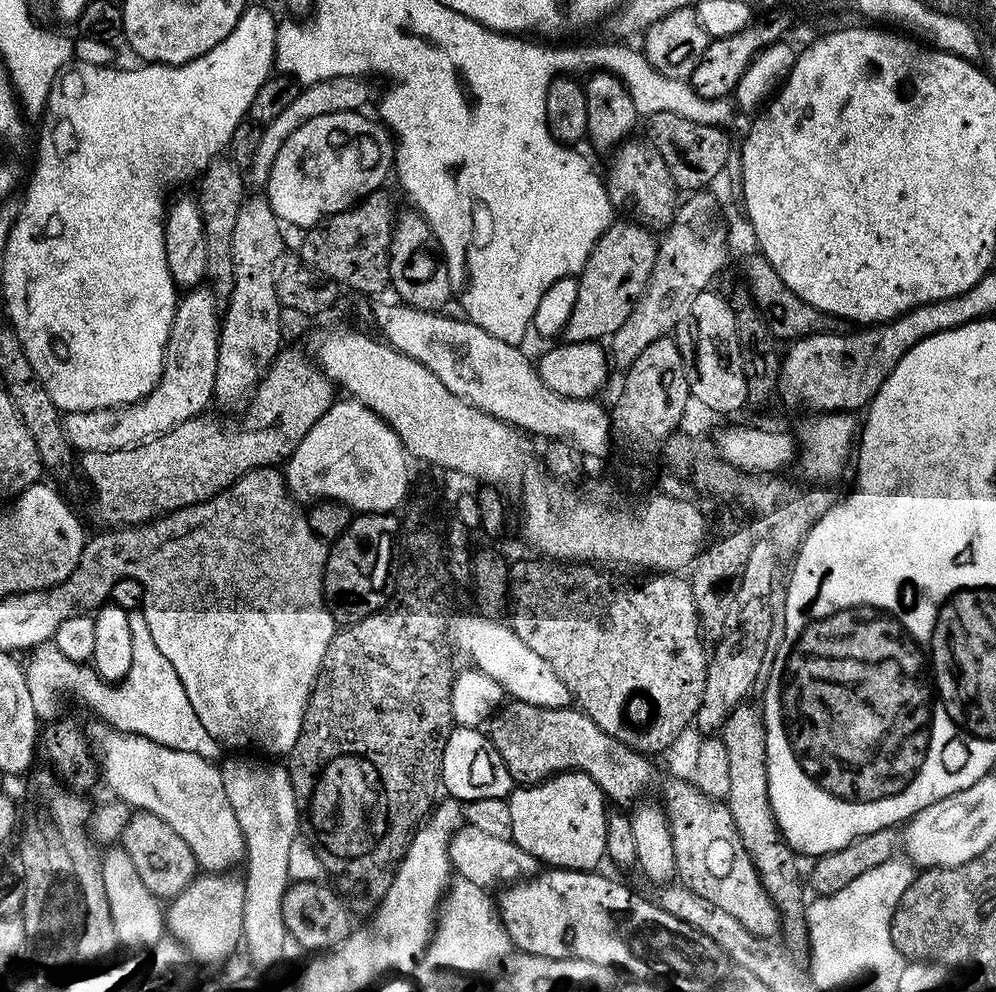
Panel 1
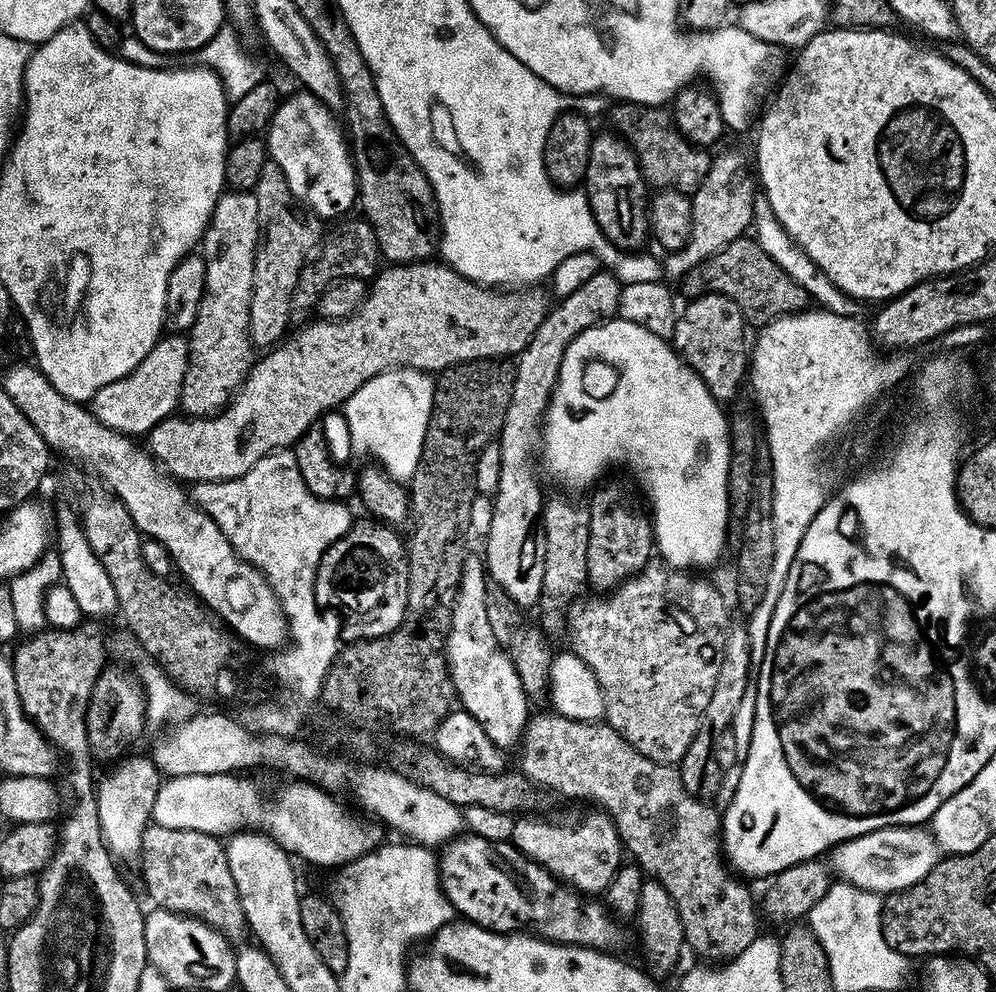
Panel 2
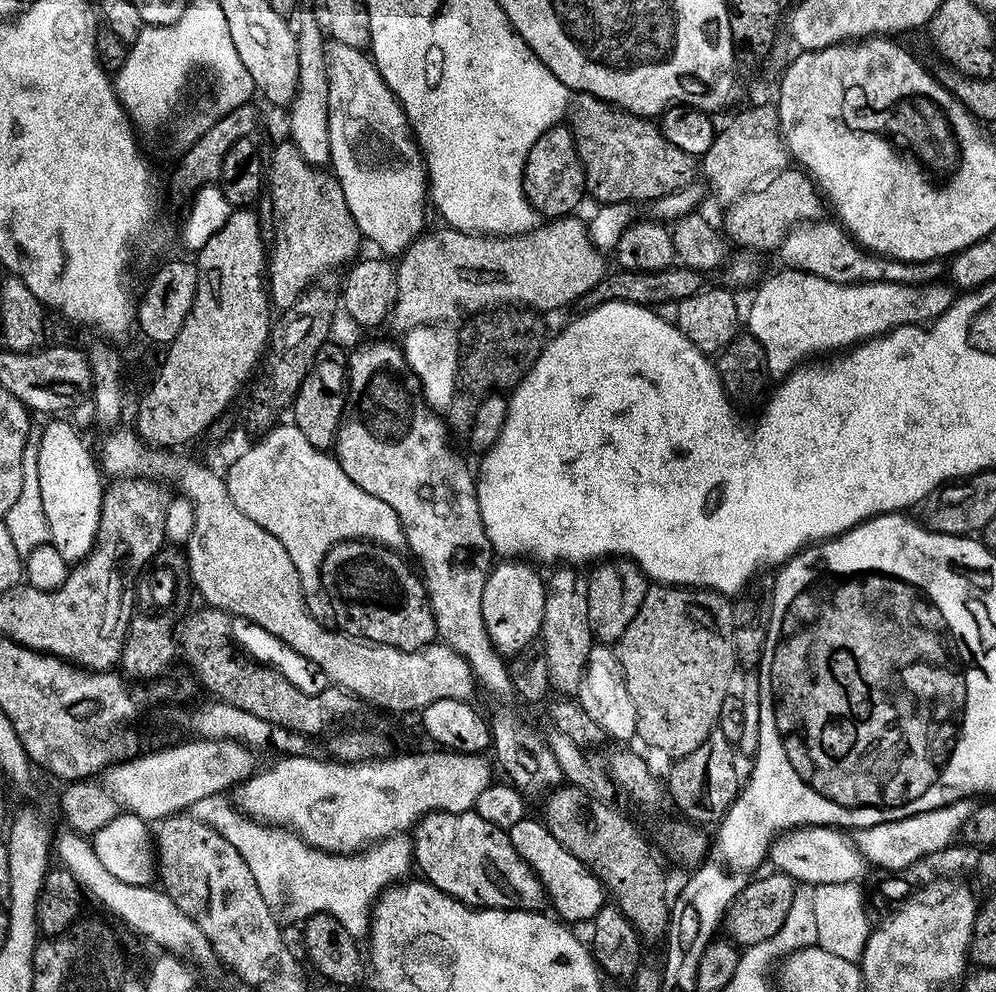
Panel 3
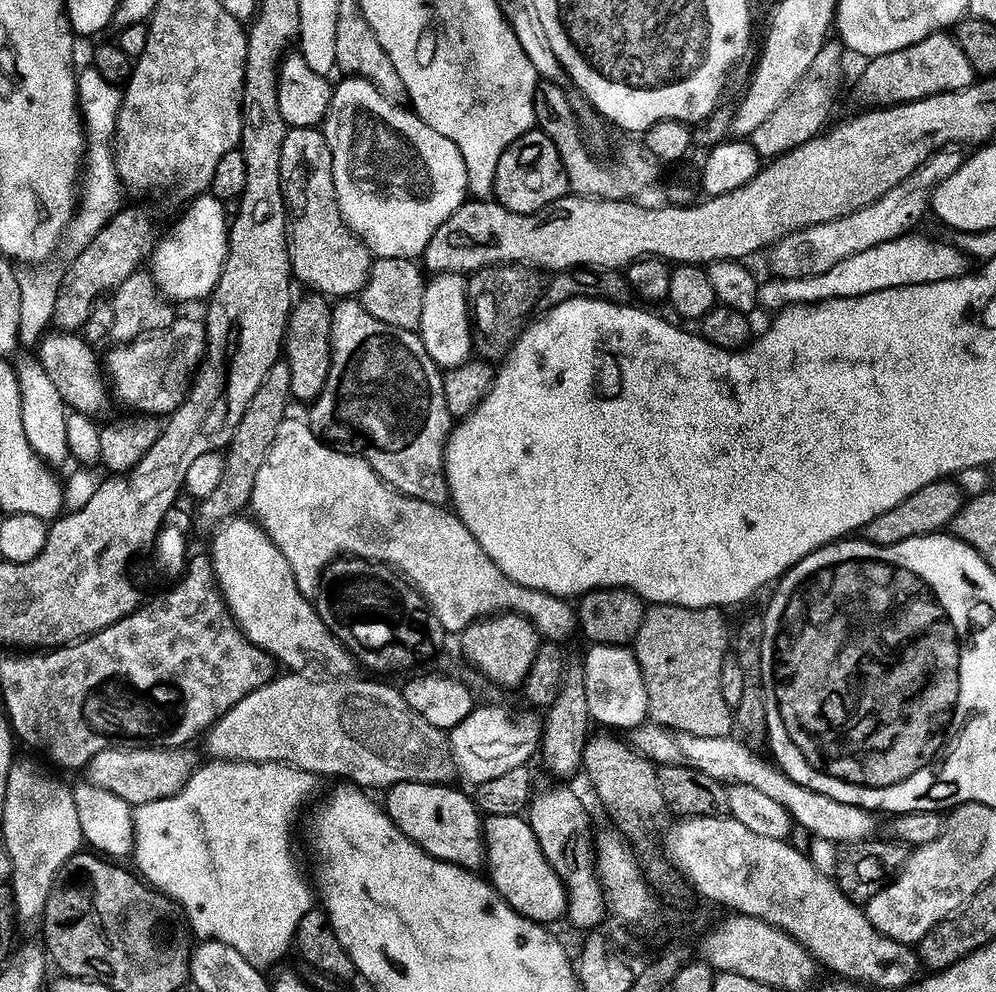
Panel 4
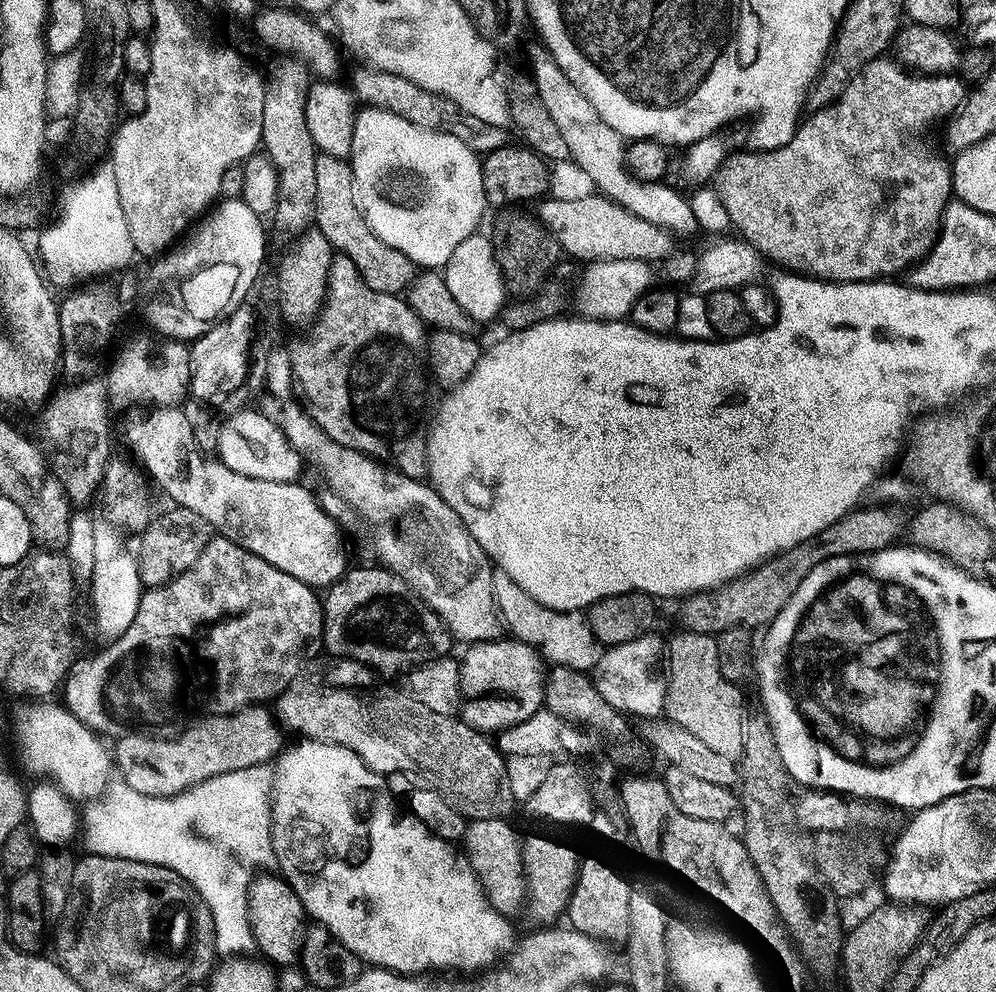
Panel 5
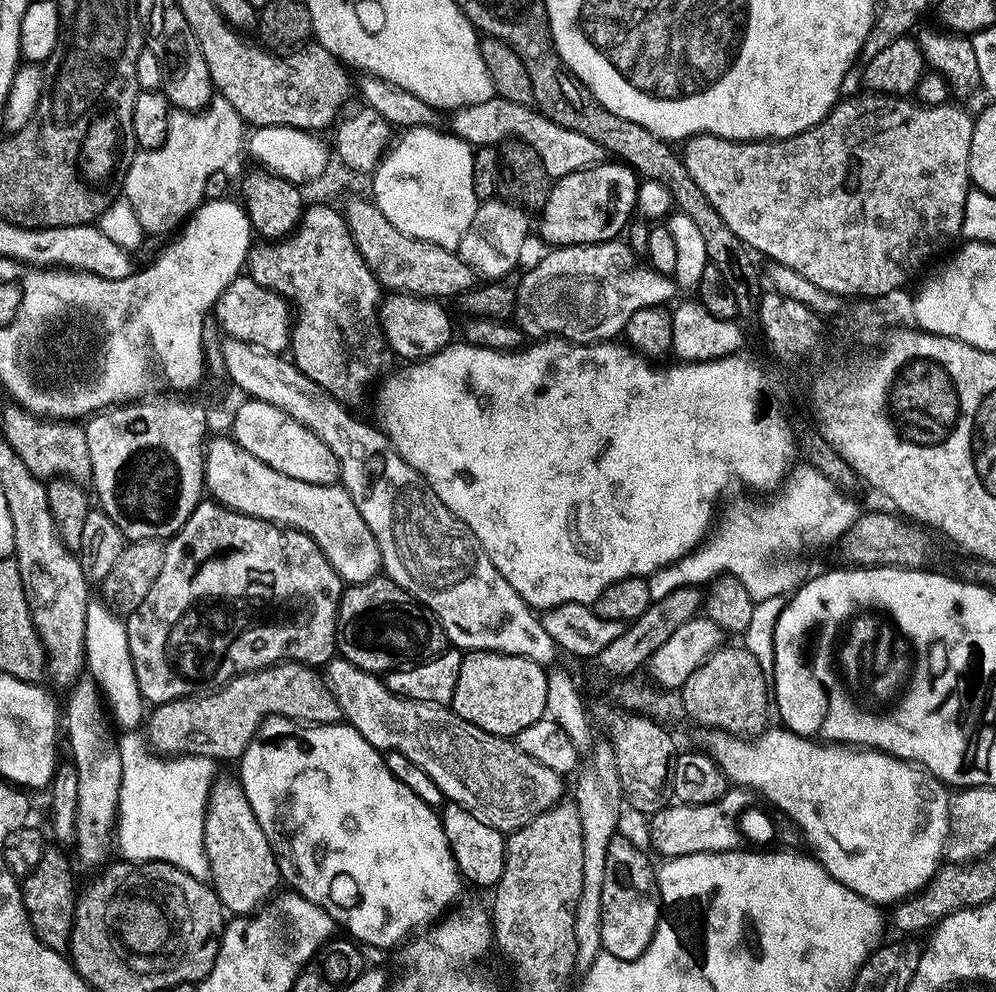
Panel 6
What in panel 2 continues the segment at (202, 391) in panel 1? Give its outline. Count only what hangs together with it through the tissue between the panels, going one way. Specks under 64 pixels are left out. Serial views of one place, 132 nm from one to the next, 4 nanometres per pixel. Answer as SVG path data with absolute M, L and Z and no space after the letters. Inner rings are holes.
M164 334L160 341L138 362L126 376L110 386L102 386L90 401L92 417L111 432L120 432L133 438L147 437L154 426L158 426L180 408L182 382L186 378L188 365L188 337L184 334Z

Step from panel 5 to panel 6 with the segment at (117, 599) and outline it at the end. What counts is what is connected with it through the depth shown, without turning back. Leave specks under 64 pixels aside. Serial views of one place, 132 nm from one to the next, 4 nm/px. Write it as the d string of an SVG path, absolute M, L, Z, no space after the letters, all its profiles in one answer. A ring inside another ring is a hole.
M98 598L89 599L87 604L84 652L87 673L100 689L113 723L124 732L139 729L146 716L146 702L130 658L127 623L105 601Z

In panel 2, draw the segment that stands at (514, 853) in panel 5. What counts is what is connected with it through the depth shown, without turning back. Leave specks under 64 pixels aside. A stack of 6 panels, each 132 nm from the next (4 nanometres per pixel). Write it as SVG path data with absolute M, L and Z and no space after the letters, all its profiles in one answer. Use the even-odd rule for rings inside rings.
M592 810L581 820L572 820L568 828L560 824L547 824L536 818L520 818L512 831L511 843L518 851L541 864L561 884L588 898L599 897L608 889L614 874L624 862L624 847L617 833L616 824L606 812Z

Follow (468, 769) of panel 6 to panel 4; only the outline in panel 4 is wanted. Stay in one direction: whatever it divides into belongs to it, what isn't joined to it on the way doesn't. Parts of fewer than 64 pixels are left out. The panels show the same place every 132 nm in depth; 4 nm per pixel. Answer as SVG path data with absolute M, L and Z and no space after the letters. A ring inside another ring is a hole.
M299 669L286 672L276 677L269 683L263 684L256 691L251 691L246 698L236 703L223 716L215 721L211 728L205 733L206 750L214 760L240 760L240 761L281 761L293 768L312 772L317 776L340 776L348 778L353 785L357 787L373 790L380 788L386 790L390 784L396 784L399 781L426 781L428 783L445 783L449 781L450 774L453 775L453 767L450 761L449 741L445 731L438 727L430 725L417 711L411 710L407 706L403 693L398 689L382 682L372 682L362 680L358 676L351 677L329 677L322 675L319 671L313 669Z

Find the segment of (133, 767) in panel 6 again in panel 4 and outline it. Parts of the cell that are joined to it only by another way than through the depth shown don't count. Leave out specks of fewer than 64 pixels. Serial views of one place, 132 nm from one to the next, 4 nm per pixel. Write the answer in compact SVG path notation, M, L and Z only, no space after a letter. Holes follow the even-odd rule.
M219 760L207 762L195 769L192 777L182 786L180 792L176 792L170 798L162 798L154 802L135 805L132 814L132 834L134 837L134 857L136 856L135 867L139 875L147 883L151 884L157 892L163 892L169 900L175 900L186 917L186 924L197 937L204 940L217 940L232 946L234 950L242 954L246 962L261 970L268 970L268 967L283 954L290 944L284 941L284 924L294 930L298 922L302 922L302 914L306 914L314 907L314 888L304 881L304 876L296 868L288 868L284 872L284 847L288 844L288 823L296 816L304 796L308 796L316 788L318 776L306 770L293 768L281 761L240 761L240 760Z

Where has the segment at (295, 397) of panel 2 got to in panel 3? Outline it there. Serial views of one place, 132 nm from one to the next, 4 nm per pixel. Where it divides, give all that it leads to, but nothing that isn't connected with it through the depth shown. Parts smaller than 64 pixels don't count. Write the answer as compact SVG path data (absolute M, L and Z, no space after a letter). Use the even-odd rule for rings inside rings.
M575 215L552 218L518 236L460 232L447 226L440 226L437 232L425 231L404 249L399 257L400 265L395 265L396 295L390 309L390 323L397 328L397 333L403 334L423 324L460 322L481 312L499 309L503 304L523 306L537 314L576 304L606 275L605 257L588 237L587 223L576 219Z

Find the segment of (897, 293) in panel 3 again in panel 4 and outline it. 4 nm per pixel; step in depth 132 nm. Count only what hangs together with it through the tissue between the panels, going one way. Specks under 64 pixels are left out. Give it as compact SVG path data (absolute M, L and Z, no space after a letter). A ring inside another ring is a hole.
M907 234L894 237L893 240L884 241L880 245L870 246L869 249L862 250L861 253L850 254L843 258L836 266L830 270L825 270L820 274L810 274L809 276L795 276L789 280L783 278L768 278L768 281L759 285L759 303L773 310L788 307L789 304L817 304L820 300L833 300L839 296L865 296L878 290L887 288L901 288L911 284L929 284L930 282L942 282L950 278L958 278L969 271L969 261L963 252L955 247L947 239L931 240L928 236L918 236L919 234Z

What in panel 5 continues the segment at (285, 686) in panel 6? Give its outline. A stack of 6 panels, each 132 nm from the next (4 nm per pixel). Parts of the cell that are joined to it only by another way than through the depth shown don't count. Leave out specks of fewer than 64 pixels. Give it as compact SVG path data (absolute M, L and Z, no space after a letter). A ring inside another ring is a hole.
M251 704L248 708L230 714L205 715L192 722L197 724L190 725L181 736L176 736L173 740L155 740L152 736L124 736L117 742L116 748L114 744L115 771L119 779L123 780L126 786L138 790L138 794L177 796L179 792L184 792L212 776L230 774L234 770L246 770L250 766L265 764L279 756L286 744L280 737L281 725L274 719L273 713L268 713L266 709L267 707Z

